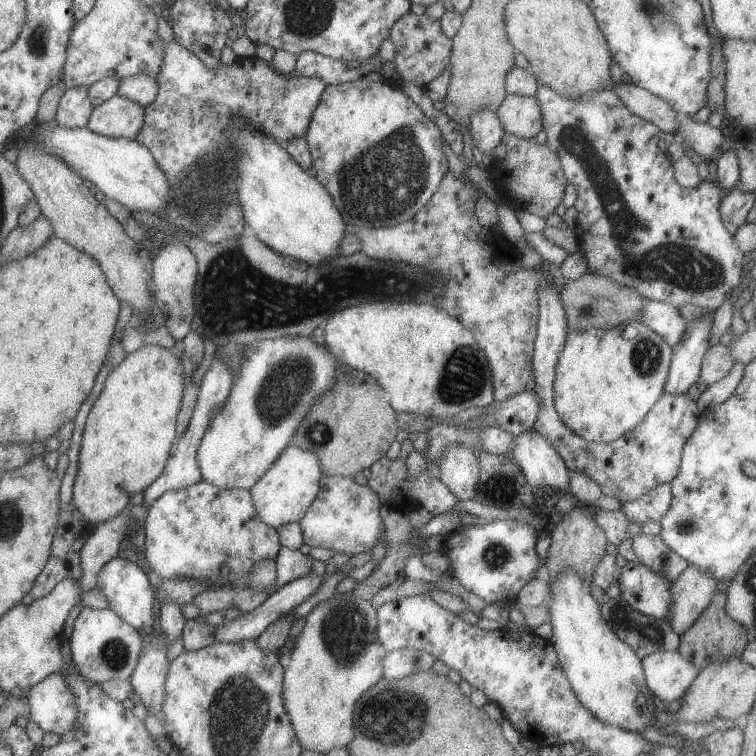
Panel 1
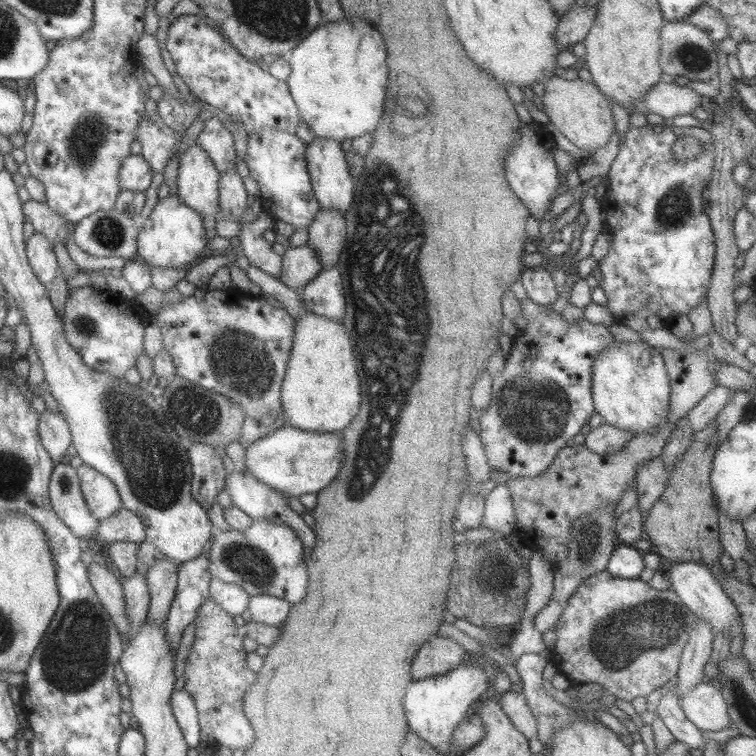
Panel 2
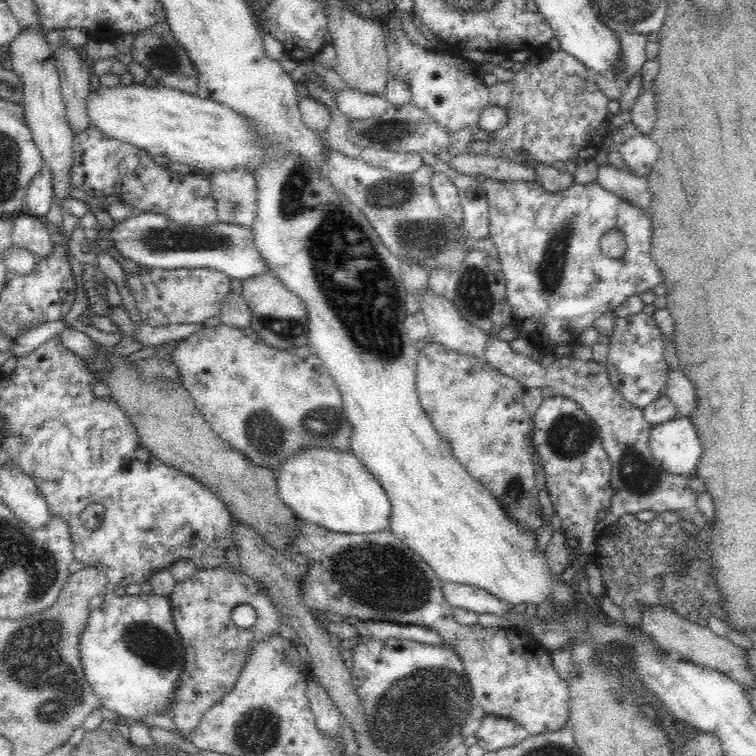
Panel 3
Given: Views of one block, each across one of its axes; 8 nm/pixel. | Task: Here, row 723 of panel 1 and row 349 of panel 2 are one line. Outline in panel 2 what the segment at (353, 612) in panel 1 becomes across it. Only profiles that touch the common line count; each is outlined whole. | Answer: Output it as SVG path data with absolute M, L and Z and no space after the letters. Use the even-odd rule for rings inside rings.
M307 312L295 322L293 344L280 390L280 405L287 425L303 431L337 433L359 412L356 360L342 322Z

